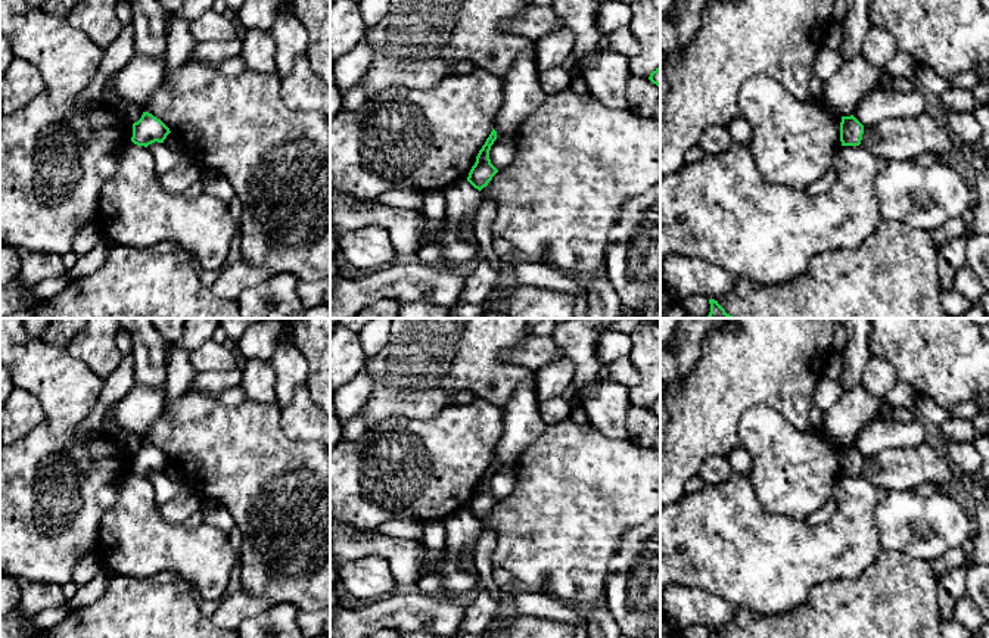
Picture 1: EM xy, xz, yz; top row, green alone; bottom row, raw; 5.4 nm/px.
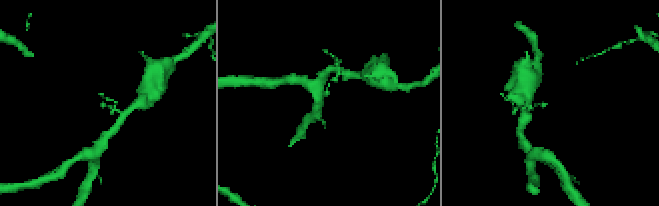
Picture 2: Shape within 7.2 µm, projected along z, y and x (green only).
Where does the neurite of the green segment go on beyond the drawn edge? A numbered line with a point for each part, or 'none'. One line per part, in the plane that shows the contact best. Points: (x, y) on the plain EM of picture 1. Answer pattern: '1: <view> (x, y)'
none

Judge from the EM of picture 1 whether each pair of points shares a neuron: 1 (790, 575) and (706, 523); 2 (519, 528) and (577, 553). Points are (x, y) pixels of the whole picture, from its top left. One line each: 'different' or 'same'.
1: same
2: same

